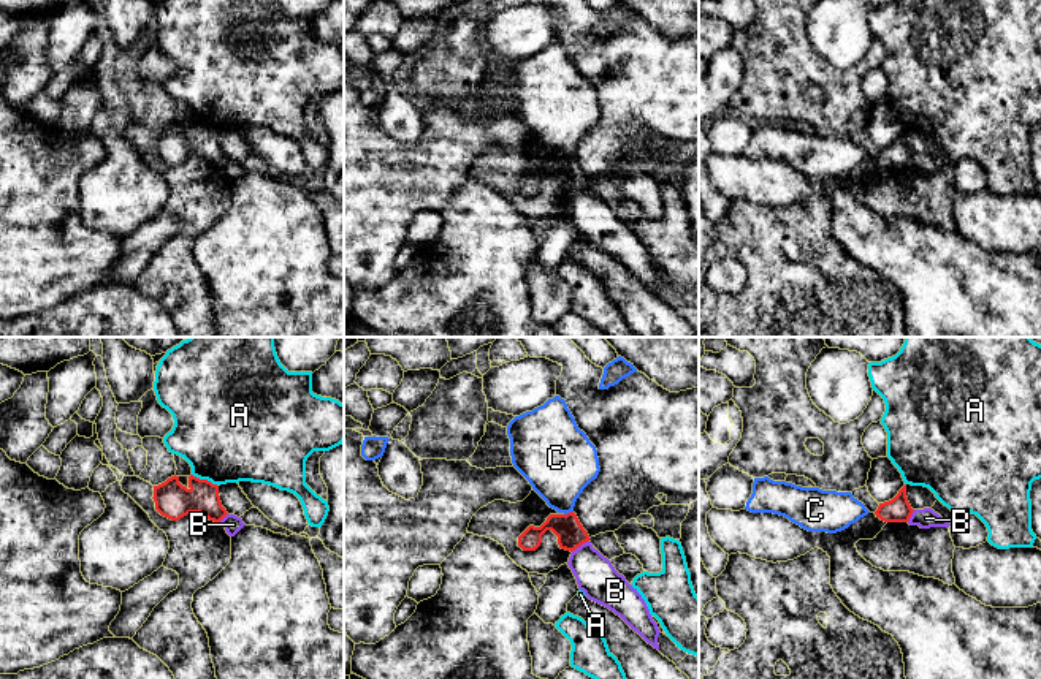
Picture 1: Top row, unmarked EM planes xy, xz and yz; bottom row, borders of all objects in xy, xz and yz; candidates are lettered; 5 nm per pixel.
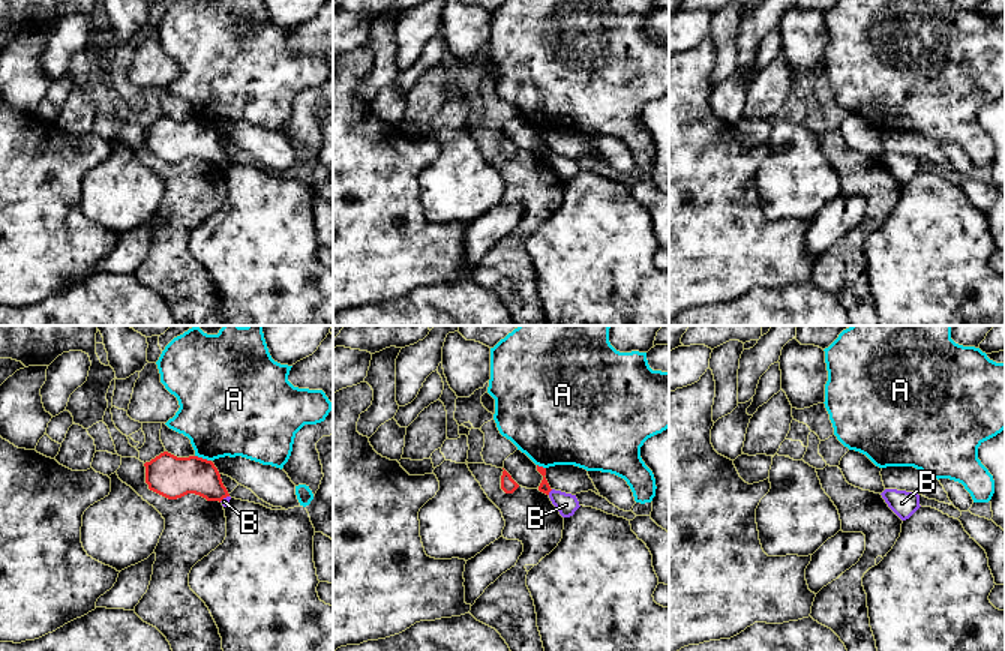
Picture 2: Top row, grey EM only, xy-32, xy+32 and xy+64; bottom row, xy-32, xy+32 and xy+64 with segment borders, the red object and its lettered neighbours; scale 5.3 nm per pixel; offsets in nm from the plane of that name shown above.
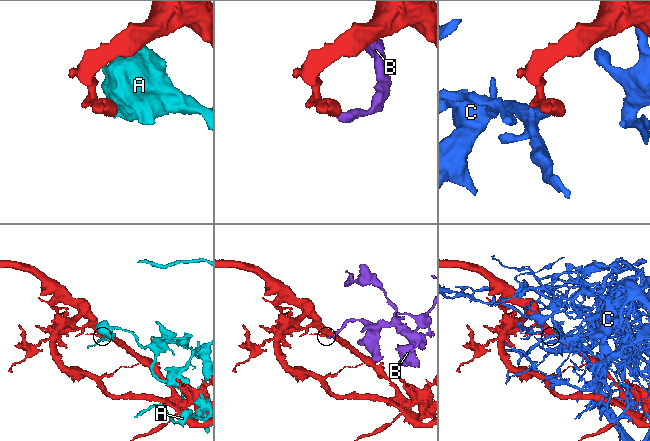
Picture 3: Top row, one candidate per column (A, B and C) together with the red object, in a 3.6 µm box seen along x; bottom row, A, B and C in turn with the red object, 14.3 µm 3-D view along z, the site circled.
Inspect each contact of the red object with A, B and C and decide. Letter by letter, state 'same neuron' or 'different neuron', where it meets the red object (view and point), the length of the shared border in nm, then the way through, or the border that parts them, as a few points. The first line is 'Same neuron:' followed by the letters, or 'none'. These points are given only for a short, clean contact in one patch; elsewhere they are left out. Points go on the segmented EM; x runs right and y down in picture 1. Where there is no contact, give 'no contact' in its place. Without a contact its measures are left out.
Same neuron: none
A: different neuron | xy (205, 480) | 150 nm | along xy (192, 474), (217, 486)
B: different neuron | xz (579, 546) | 110 nm | along xz (588, 540), (571, 551)
C: different neuron | xz (568, 513) | 50 nm

